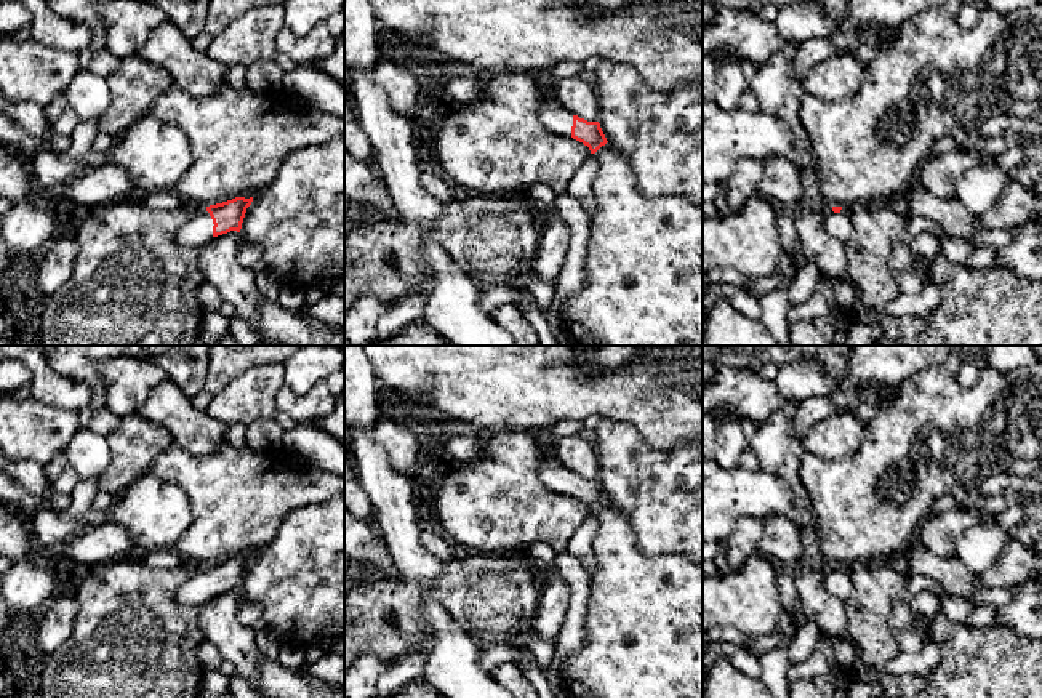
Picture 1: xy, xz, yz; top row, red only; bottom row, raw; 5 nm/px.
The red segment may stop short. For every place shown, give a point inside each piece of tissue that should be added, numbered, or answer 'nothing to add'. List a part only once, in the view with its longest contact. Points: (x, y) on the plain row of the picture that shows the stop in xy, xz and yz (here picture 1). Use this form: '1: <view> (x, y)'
1: xy (197, 588)

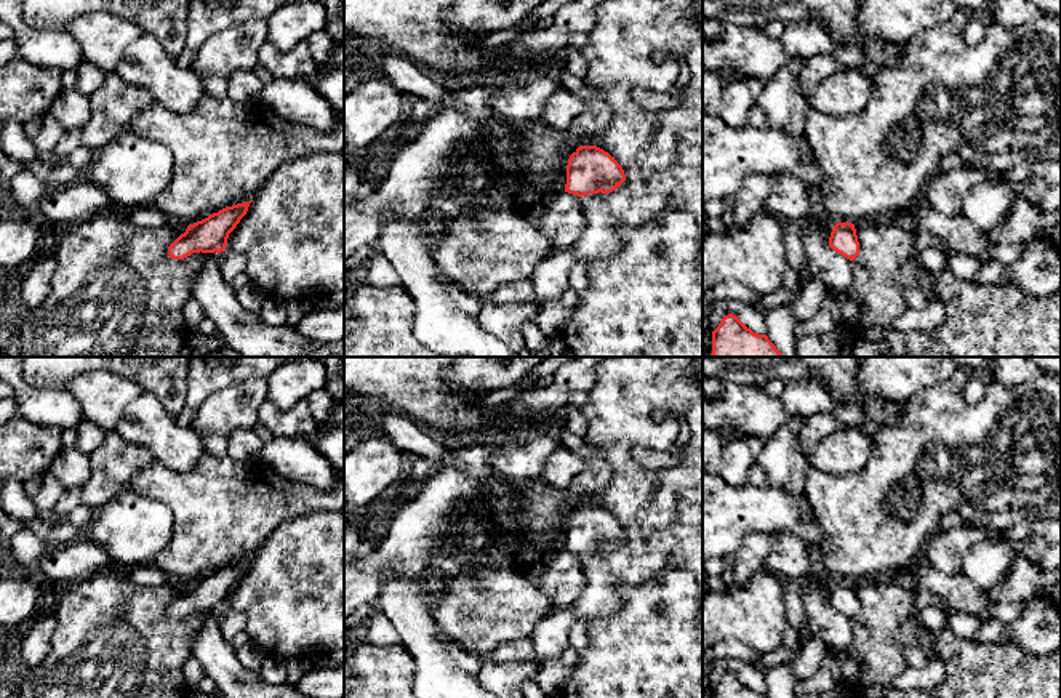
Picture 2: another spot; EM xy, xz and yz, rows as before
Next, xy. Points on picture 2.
nothing to add

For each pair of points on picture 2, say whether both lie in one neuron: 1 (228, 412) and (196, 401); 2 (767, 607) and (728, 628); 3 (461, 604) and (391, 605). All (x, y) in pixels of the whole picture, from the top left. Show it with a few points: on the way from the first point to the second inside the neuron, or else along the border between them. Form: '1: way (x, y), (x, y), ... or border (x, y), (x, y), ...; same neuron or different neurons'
1: border (236, 385), (216, 389), (197, 410); different neurons
2: way (757, 610), (754, 613), (743, 613), (738, 618); same neuron
3: border (432, 580), (429, 612), (442, 634); different neurons

